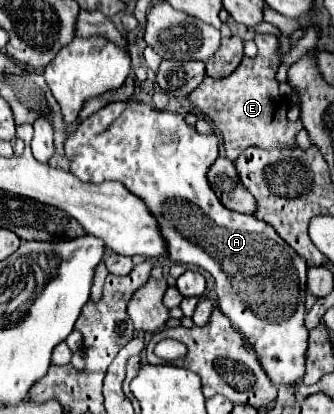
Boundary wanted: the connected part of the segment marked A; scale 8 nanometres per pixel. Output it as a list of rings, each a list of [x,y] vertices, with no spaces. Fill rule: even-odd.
[[[113,101],[77,127],[77,131],[65,141],[65,157],[69,159],[69,171],[83,183],[123,183],[157,219],[159,233],[167,247],[167,257],[177,263],[195,265],[213,275],[221,313],[253,347],[263,371],[275,387],[295,387],[303,379],[305,355],[309,349],[309,333],[303,321],[309,265],[293,251],[293,247],[281,241],[277,231],[273,231],[265,221],[221,205],[207,179],[209,167],[219,157],[219,139],[215,133],[199,133],[195,125],[189,125],[183,115],[177,113],[157,111],[135,101]]]

